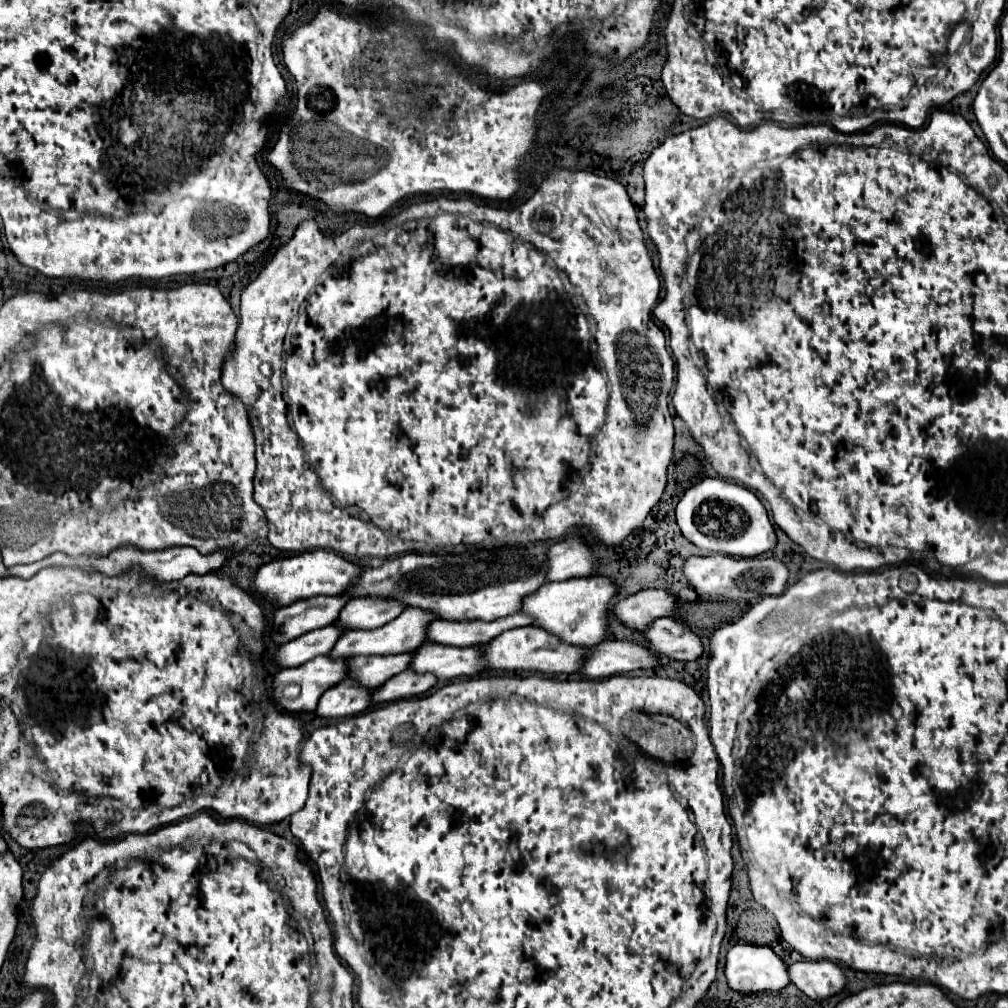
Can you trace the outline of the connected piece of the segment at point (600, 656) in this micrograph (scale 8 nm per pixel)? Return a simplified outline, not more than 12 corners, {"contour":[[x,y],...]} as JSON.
{"contour":[[604,640],[582,674],[608,678],[660,668],[640,642]]}

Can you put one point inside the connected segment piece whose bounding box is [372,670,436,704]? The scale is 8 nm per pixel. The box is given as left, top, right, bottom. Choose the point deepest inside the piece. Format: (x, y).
(407, 684)

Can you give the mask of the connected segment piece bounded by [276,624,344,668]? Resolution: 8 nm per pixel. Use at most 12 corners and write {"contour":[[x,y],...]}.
{"contour":[[334,624],[290,640],[278,650],[280,668],[300,666],[334,648],[344,630]]}

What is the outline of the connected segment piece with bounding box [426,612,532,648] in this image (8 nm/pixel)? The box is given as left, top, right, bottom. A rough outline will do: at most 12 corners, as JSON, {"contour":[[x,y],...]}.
{"contour":[[524,612],[484,620],[436,620],[426,640],[486,644],[506,630],[532,626]]}

